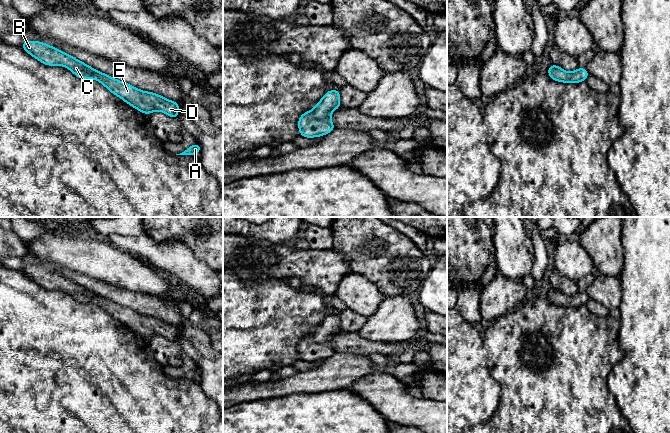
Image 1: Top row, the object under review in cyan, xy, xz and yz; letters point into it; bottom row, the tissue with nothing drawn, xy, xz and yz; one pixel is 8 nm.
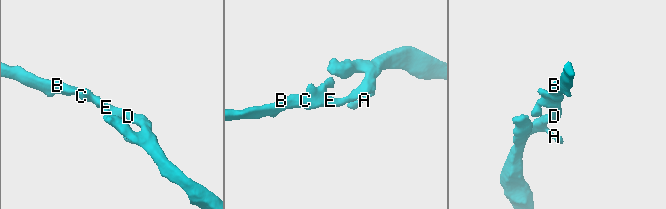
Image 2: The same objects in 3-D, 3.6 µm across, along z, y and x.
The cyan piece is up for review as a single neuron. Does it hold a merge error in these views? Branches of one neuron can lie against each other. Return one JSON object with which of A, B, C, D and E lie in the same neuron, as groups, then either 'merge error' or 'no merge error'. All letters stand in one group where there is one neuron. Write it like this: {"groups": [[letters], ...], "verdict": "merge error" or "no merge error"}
{"groups": [["A", "B", "C", "D", "E"]], "verdict": "no merge error"}

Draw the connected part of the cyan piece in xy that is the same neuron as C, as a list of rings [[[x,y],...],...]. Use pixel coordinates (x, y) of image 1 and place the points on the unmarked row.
[[[23,264],[22,272],[45,289],[60,289],[68,292],[80,303],[90,302],[99,305],[114,319],[146,339],[149,339],[153,335],[161,335],[178,344],[179,326],[171,325],[153,316],[139,314],[128,307],[101,297],[71,279],[44,266]]]

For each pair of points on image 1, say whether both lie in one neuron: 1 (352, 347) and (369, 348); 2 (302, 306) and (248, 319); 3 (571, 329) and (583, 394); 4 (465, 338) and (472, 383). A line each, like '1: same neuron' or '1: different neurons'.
1: same neuron
2: same neuron
3: same neuron
4: same neuron

